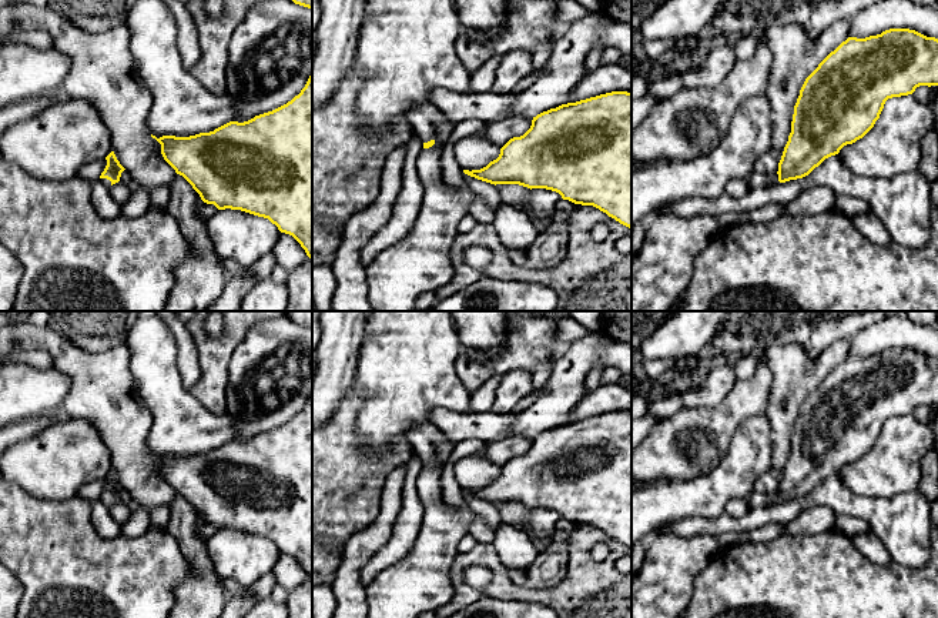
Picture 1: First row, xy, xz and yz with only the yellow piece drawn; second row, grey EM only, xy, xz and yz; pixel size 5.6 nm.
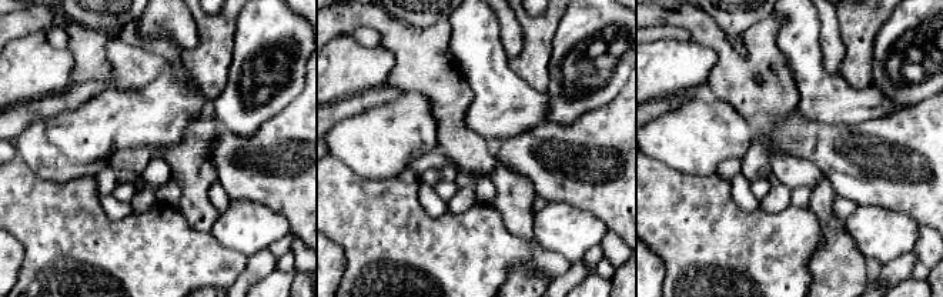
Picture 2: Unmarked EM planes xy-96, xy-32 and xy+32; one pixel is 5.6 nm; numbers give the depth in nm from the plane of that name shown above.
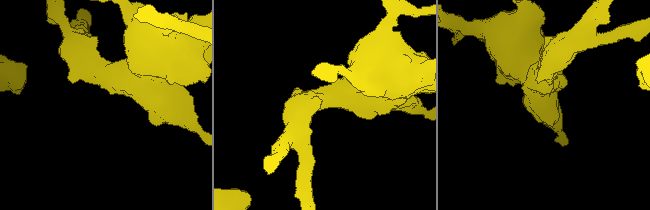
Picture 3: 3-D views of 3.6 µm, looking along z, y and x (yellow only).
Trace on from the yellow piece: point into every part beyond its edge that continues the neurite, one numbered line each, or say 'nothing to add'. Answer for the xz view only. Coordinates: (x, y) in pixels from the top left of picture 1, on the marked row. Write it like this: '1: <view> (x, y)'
1: xz (419, 116)

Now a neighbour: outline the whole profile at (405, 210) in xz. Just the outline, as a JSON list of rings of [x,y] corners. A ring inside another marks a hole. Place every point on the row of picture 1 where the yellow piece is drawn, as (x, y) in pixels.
[[[413,136],[406,147],[402,187],[392,206],[392,214],[388,223],[361,250],[361,260],[366,267],[381,251],[403,240],[419,216],[423,186],[418,176],[416,161],[422,150],[423,141],[418,136]]]

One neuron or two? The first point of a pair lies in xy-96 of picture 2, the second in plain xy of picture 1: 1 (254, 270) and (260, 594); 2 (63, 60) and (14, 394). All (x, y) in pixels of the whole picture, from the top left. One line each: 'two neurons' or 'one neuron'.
1: two neurons
2: one neuron

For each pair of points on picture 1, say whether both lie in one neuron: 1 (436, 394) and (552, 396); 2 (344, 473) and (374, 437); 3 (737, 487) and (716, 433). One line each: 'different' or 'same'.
1: different
2: different
3: different

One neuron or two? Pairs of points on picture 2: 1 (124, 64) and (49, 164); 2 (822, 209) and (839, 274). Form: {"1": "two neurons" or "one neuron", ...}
{"1": "two neurons", "2": "one neuron"}

